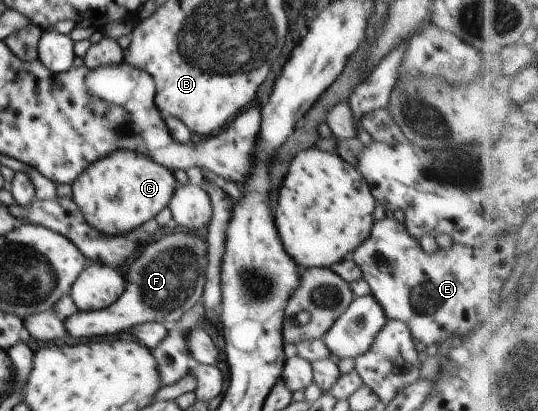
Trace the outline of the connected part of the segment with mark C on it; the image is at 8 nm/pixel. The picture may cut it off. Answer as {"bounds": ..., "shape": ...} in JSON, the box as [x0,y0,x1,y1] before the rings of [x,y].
{"bounds":[71,149,178,236],"shape":[[[117,149],[88,165],[71,184],[71,197],[92,227],[107,236],[115,236],[137,229],[147,220],[155,218],[163,208],[168,206],[178,185],[173,171],[155,162],[151,157],[145,156],[143,153]]]}

